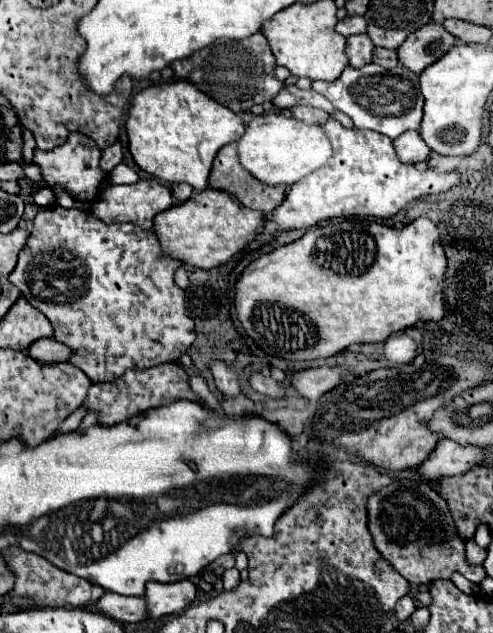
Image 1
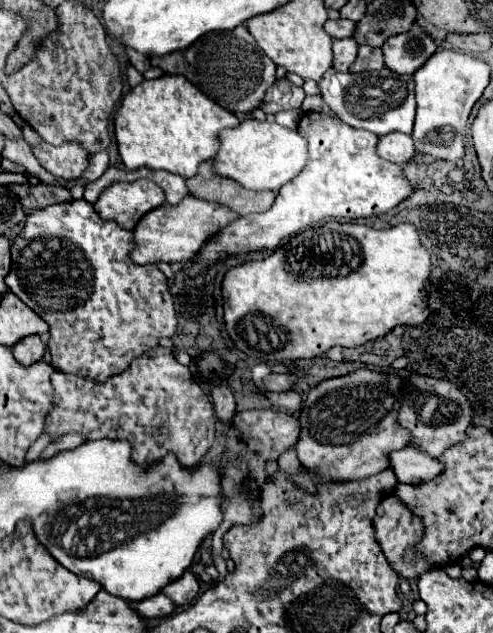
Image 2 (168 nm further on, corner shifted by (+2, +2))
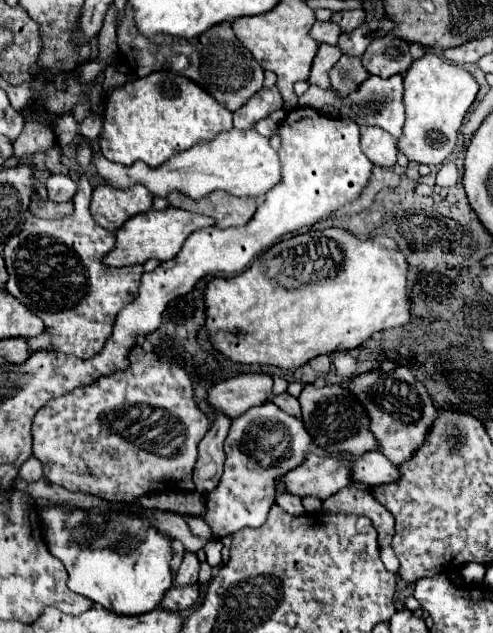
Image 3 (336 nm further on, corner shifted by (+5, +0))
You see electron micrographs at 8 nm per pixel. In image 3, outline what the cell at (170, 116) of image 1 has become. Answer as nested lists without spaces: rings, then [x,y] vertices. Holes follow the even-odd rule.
[[[152,72],[108,94],[100,148],[112,162],[130,166],[142,160],[158,168],[174,154],[192,148],[200,140],[212,140],[218,132],[232,128],[232,112],[220,106],[210,94],[204,94],[192,80],[172,72]]]

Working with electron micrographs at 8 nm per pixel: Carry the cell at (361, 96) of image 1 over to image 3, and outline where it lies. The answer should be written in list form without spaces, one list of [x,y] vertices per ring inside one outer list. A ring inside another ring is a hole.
[[[370,76],[368,80],[364,80],[354,92],[350,92],[348,96],[340,96],[340,92],[332,90],[336,94],[336,98],[340,100],[340,108],[338,114],[346,116],[350,120],[354,120],[358,126],[378,126],[386,132],[390,132],[392,136],[400,138],[402,130],[404,130],[404,84],[402,84],[402,76],[392,76],[392,78],[380,78],[380,76]]]

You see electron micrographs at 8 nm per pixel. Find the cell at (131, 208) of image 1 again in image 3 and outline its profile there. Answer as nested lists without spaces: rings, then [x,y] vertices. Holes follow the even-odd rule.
[[[102,184],[94,188],[90,212],[102,228],[116,232],[134,214],[148,212],[152,208],[152,198],[152,192],[142,184],[134,184],[126,190]]]

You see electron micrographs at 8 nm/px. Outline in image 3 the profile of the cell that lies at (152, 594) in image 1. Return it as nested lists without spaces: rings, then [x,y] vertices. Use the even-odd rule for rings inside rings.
[[[186,552],[182,566],[180,566],[178,572],[174,574],[174,586],[176,586],[176,588],[192,586],[192,584],[196,582],[196,578],[198,578],[198,568],[200,568],[200,564],[198,564],[196,554]]]

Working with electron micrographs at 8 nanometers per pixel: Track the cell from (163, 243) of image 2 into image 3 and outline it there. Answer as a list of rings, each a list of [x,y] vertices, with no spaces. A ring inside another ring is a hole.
[[[168,206],[166,210],[158,212],[158,210],[150,210],[144,214],[136,214],[132,220],[128,220],[116,234],[116,248],[104,258],[104,262],[108,266],[132,266],[132,264],[144,264],[150,258],[156,258],[160,262],[164,260],[172,260],[178,256],[178,252],[182,250],[184,240],[200,228],[212,226],[214,220],[208,216],[200,216],[188,210],[180,210],[174,206]]]

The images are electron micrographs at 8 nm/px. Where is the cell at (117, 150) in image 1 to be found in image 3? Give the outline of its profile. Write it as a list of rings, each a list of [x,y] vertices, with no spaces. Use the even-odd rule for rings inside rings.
[[[50,176],[46,180],[48,198],[54,202],[68,202],[78,192],[78,180],[72,180],[70,176]]]

